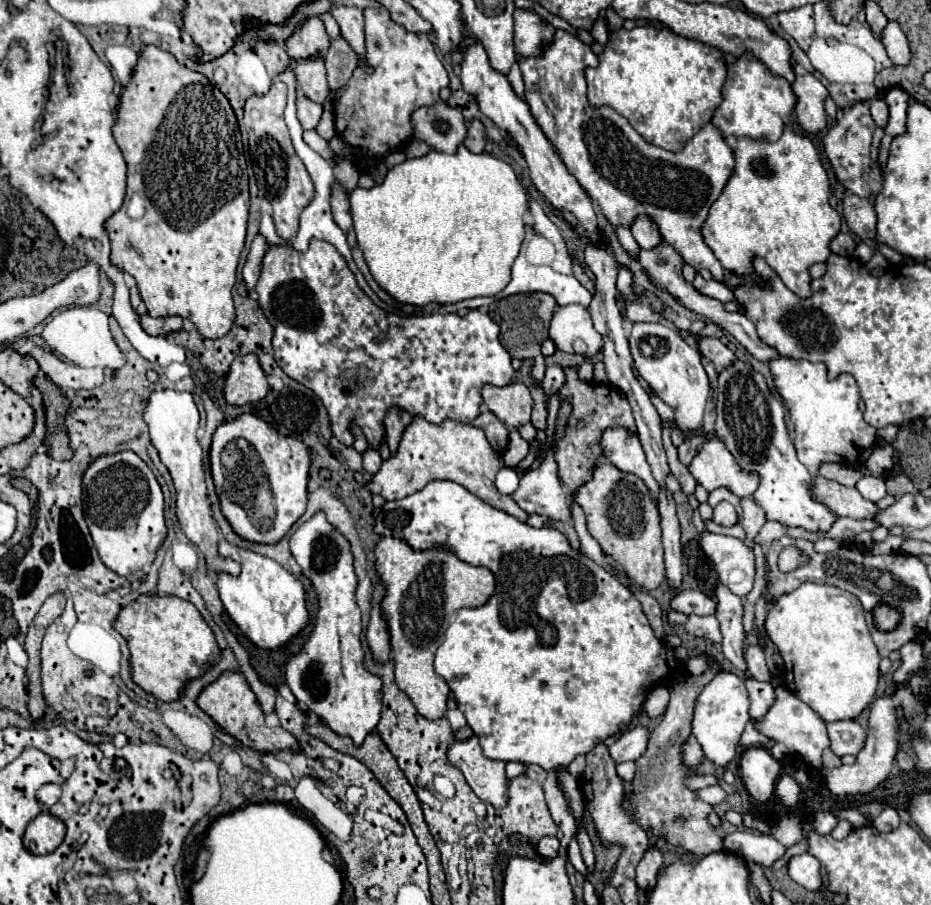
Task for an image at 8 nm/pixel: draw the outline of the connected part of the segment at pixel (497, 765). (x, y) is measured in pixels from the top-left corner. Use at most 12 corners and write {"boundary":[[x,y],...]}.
{"boundary":[[476,736],[448,760],[482,802],[508,804],[506,764],[486,758]]}

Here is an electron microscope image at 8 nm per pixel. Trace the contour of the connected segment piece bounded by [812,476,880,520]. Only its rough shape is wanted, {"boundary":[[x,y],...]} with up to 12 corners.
{"boundary":[[822,476],[812,496],[836,516],[870,520],[880,512],[856,488]]}

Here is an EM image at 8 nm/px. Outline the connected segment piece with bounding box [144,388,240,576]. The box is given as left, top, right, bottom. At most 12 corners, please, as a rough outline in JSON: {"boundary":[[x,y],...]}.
{"boundary":[[154,390],[150,440],[172,474],[176,514],[210,572],[240,574],[218,554],[190,392]]}

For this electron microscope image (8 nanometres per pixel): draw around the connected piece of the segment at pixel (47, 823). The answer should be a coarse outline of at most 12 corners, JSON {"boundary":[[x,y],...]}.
{"boundary":[[40,812],[26,828],[24,846],[32,854],[54,852],[66,826]]}

